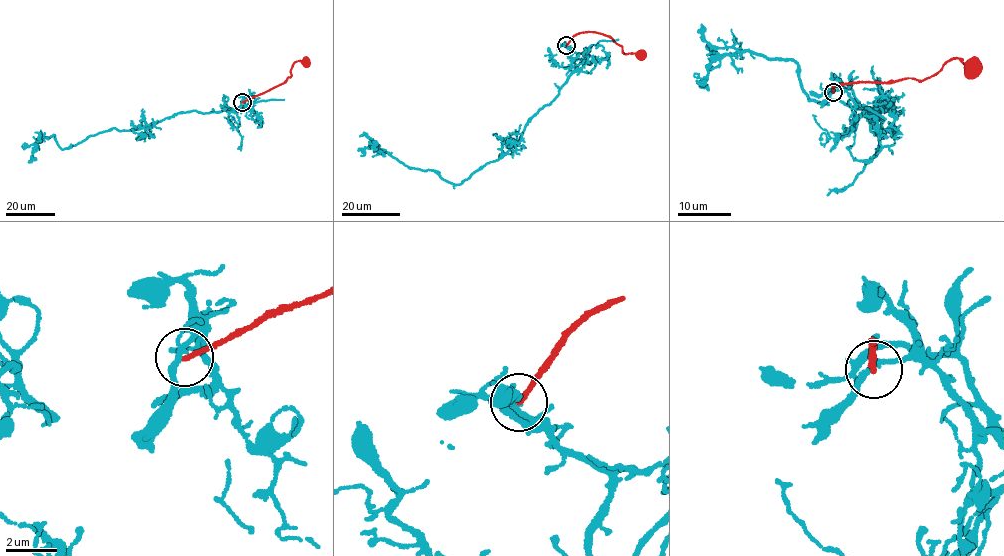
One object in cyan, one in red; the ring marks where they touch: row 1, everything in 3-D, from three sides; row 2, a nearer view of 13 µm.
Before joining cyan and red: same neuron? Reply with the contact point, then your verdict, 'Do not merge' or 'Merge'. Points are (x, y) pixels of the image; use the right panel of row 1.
Place: (833, 92). Do not merge

